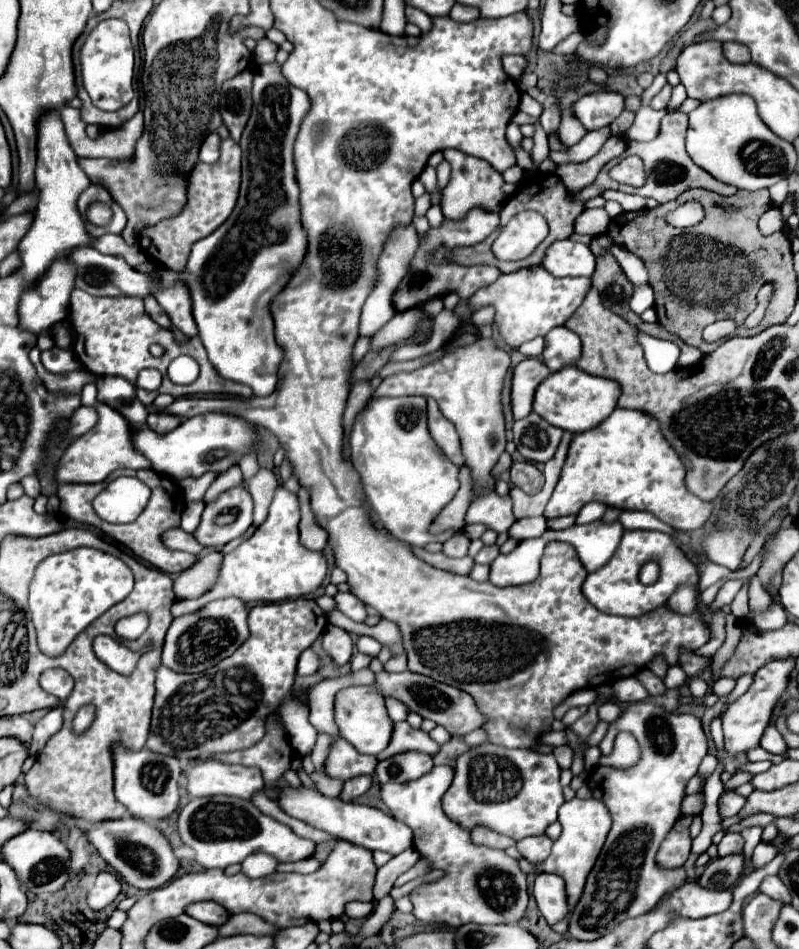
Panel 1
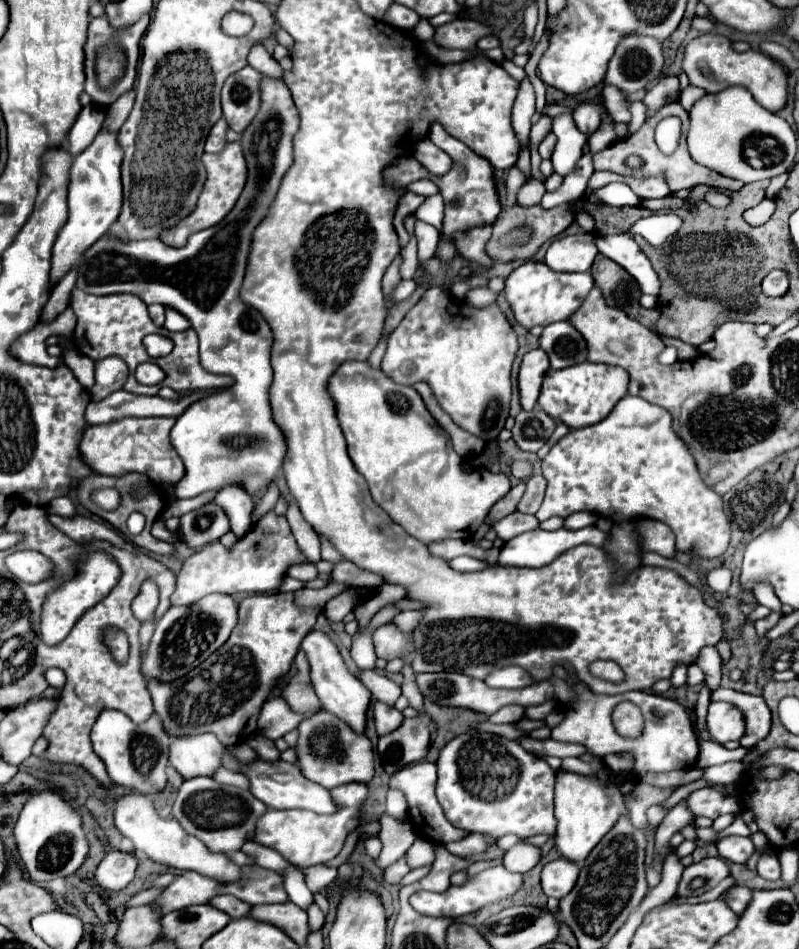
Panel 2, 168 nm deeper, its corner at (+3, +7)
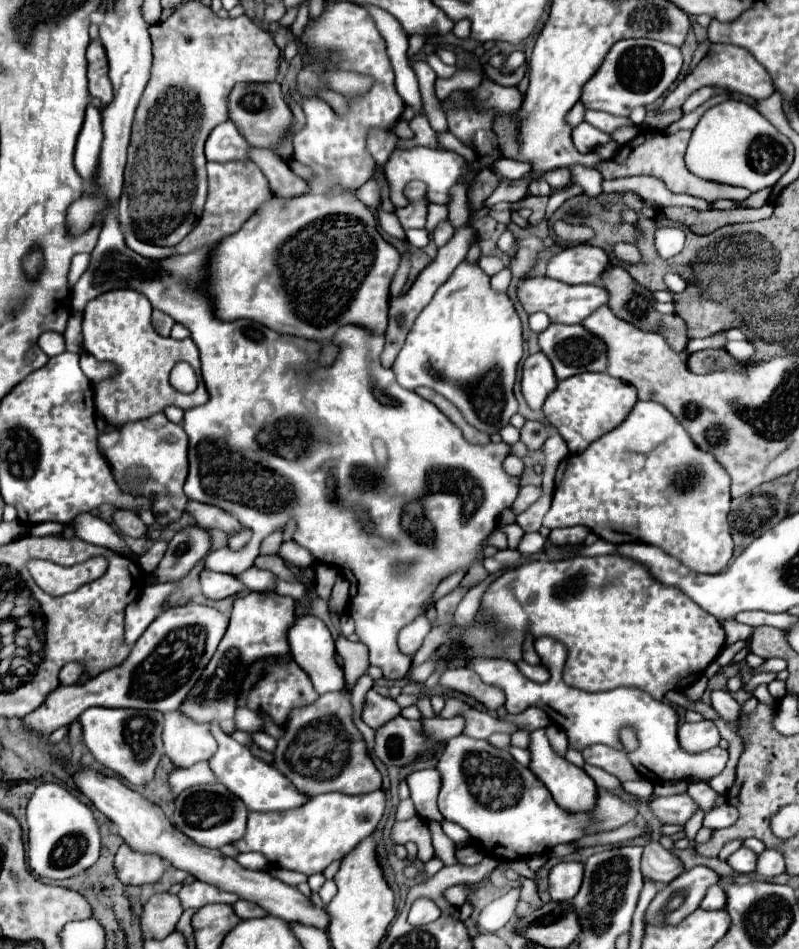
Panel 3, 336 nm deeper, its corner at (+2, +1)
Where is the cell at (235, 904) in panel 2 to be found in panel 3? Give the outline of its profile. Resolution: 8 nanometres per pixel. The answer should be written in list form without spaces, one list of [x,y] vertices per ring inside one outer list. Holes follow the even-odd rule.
[[[238,900],[238,902],[234,904],[234,910],[236,910],[236,914],[238,914],[240,918],[262,918],[262,916],[268,914],[264,908],[260,908],[258,904],[248,902],[248,900]]]

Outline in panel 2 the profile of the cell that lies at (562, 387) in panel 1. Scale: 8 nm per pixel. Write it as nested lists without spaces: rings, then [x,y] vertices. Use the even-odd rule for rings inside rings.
[[[583,362],[565,370],[549,370],[545,374],[537,402],[541,410],[545,410],[553,420],[567,424],[569,428],[583,428],[601,422],[613,410],[613,406],[627,394],[627,384],[629,376],[623,368]]]

